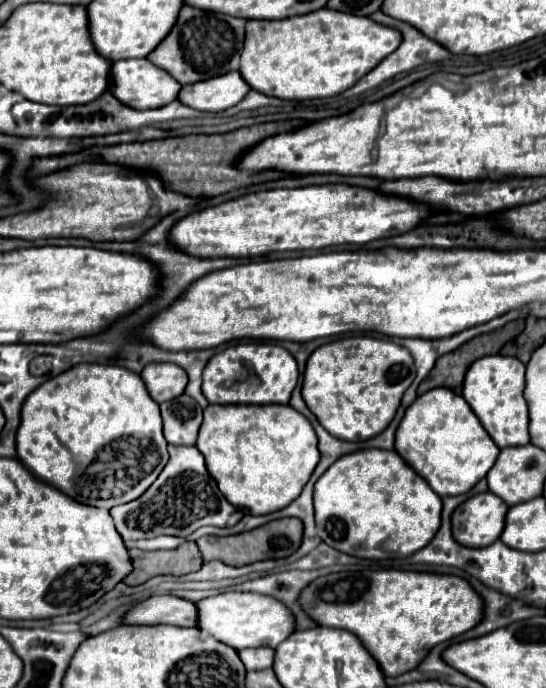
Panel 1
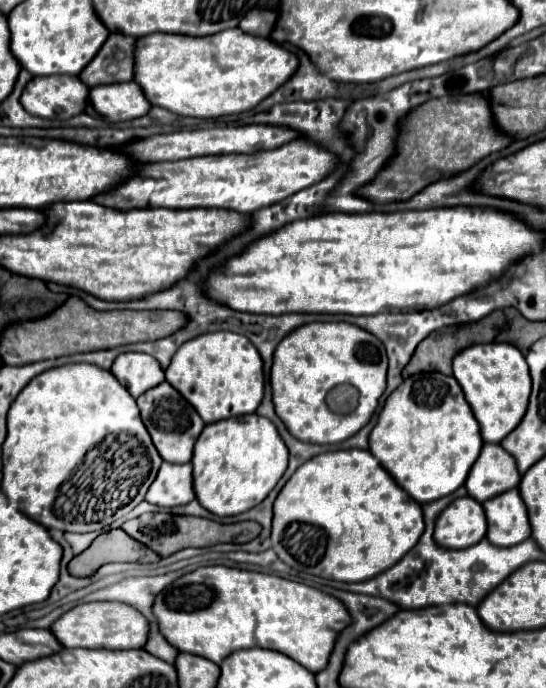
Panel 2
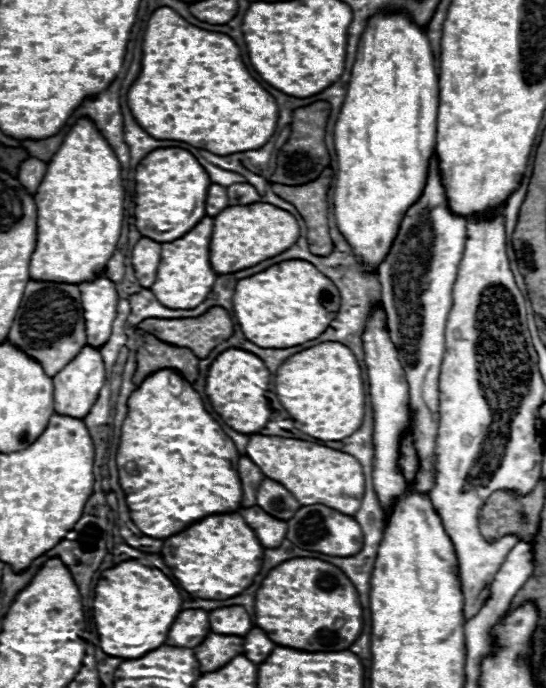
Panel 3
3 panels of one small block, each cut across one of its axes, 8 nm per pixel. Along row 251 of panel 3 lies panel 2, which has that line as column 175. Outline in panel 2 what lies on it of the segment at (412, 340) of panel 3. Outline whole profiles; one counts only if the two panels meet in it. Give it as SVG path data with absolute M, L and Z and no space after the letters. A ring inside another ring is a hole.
M162 382L160 386L150 388L136 402L138 402L138 408L140 408L142 422L144 422L146 430L150 432L152 442L154 442L156 450L160 452L162 460L172 462L172 464L190 462L194 442L198 440L198 436L204 428L204 422L198 416L198 412L168 382Z

